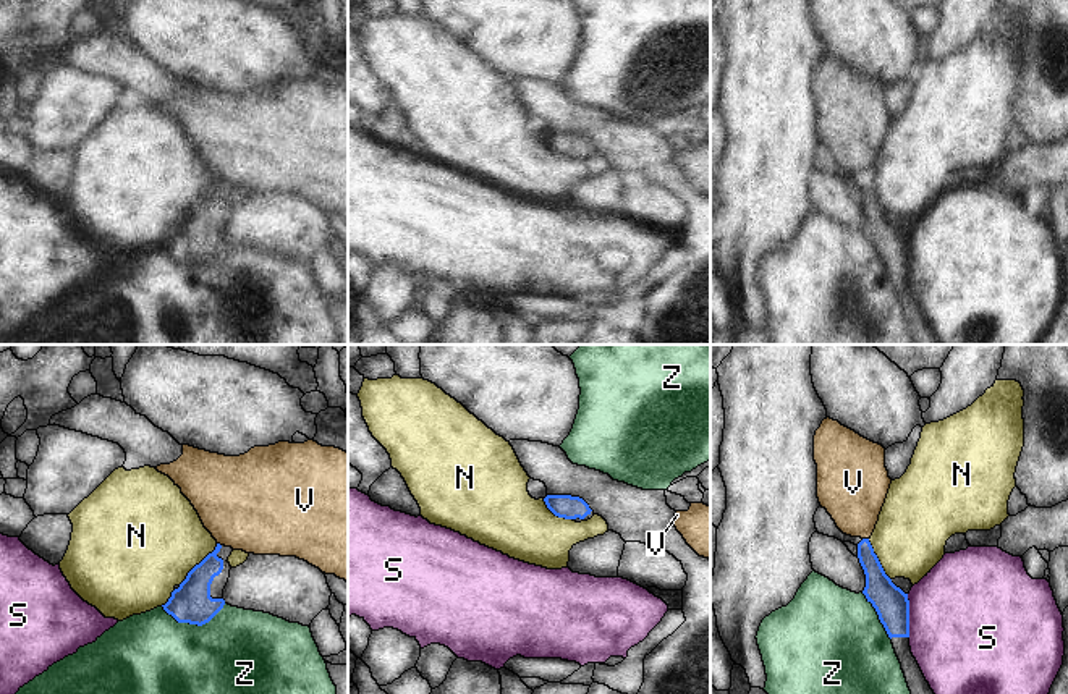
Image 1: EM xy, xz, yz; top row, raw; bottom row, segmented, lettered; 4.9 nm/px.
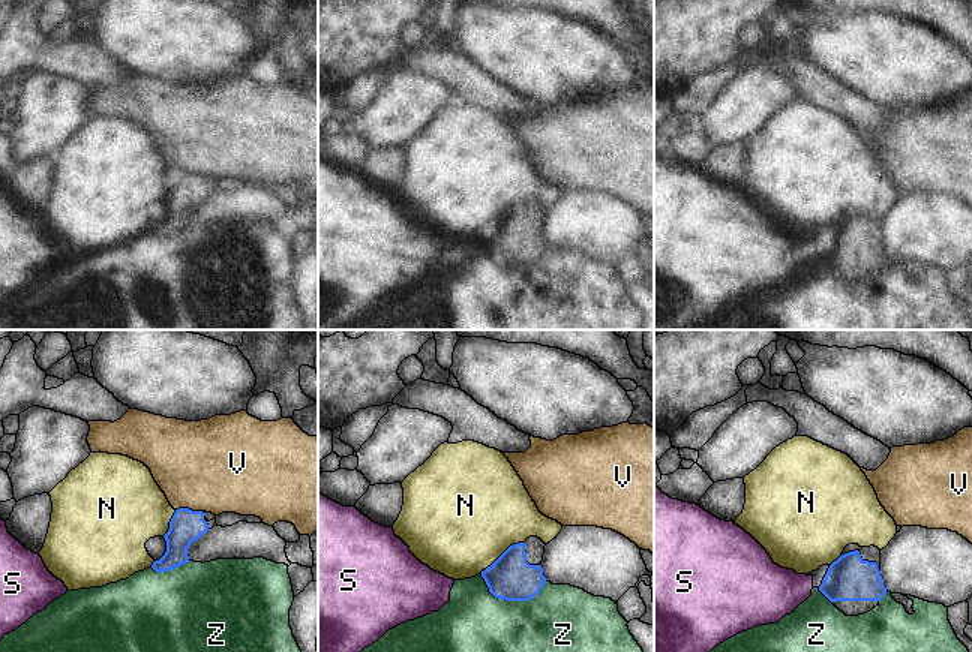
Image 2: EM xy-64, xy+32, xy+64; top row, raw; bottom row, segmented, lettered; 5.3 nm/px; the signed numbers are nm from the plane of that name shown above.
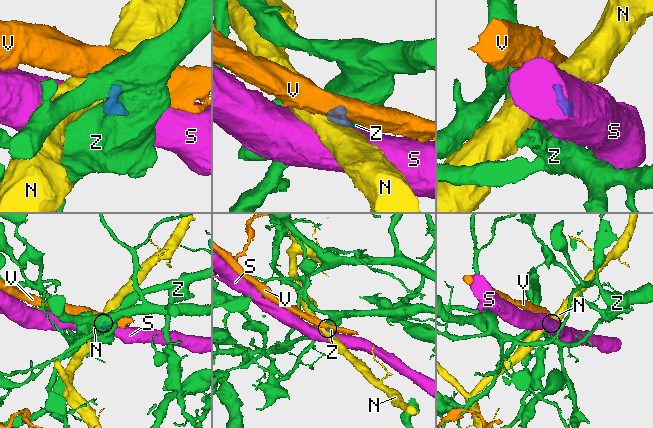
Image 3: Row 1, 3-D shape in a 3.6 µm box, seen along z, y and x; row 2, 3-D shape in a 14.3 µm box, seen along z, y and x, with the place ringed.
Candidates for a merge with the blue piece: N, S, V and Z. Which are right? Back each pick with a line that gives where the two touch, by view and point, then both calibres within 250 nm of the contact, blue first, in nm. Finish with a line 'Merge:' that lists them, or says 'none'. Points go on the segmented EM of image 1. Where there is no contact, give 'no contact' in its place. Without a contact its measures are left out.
Merge: none

